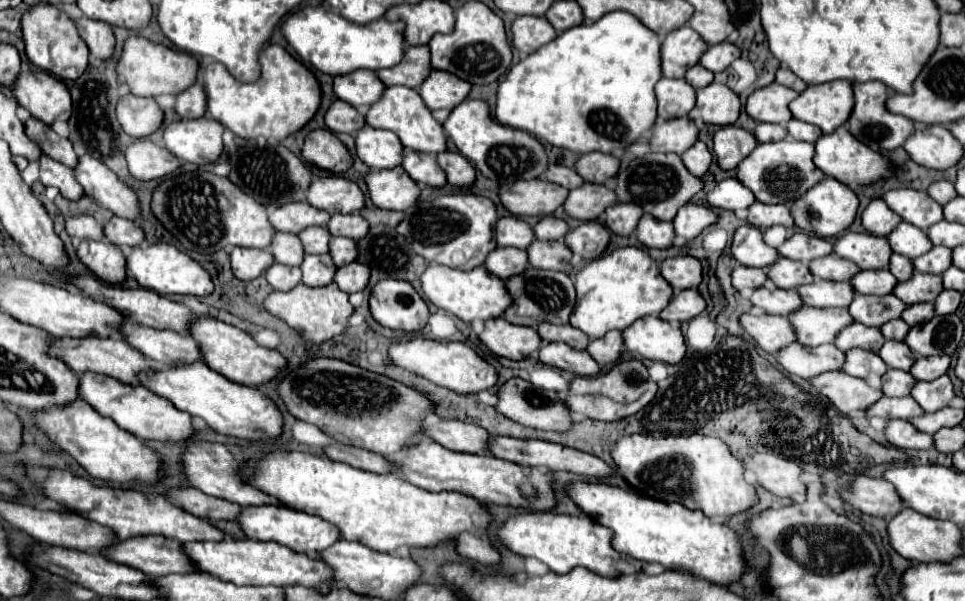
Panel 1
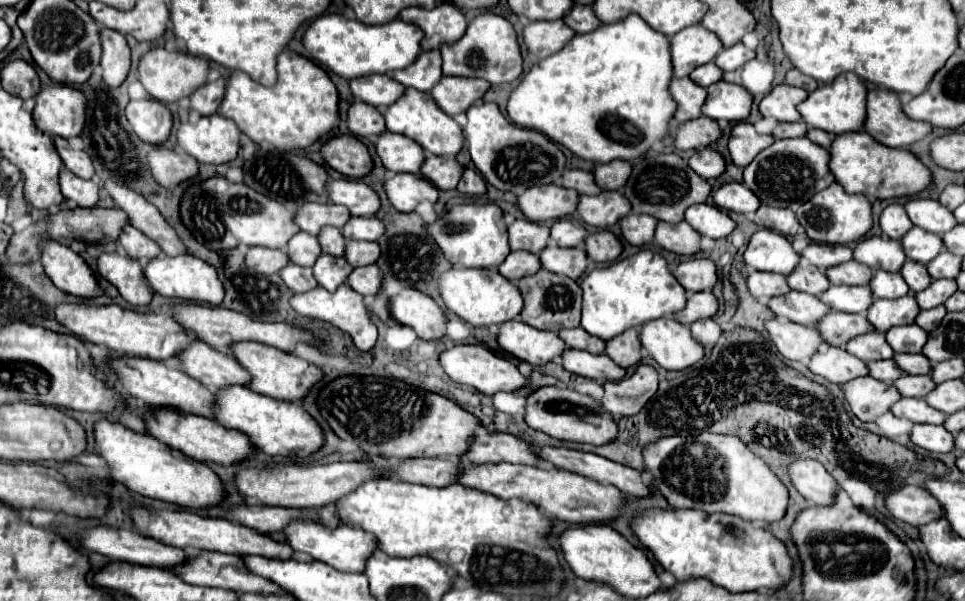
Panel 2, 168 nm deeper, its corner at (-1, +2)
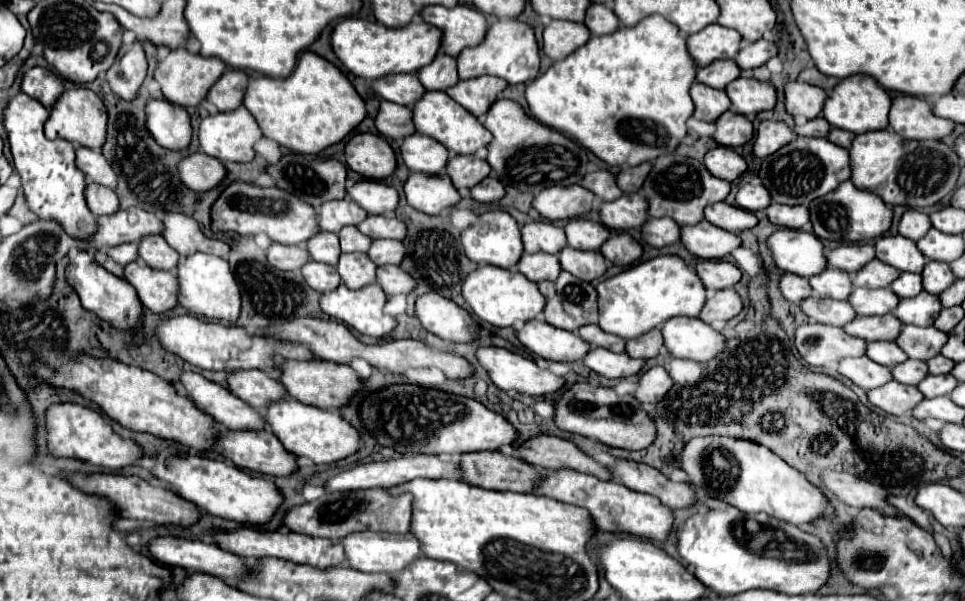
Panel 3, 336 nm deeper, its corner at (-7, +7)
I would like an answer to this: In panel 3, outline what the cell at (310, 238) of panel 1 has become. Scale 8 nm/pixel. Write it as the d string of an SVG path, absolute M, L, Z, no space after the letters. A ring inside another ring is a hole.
M344 227L340 233L340 245L342 245L342 253L354 253L354 251L360 251L360 253L366 253L372 245L372 239L362 235L358 231L358 227Z

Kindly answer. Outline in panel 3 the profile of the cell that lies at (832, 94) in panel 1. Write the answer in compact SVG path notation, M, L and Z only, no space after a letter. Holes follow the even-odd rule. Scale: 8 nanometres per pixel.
M852 75L852 77L842 79L832 89L832 93L828 95L828 99L824 103L822 115L826 117L826 121L832 127L846 129L846 131L852 131L852 133L860 135L860 133L866 133L866 131L886 129L888 127L890 105L892 105L890 95L876 83L876 79L872 79L870 75Z

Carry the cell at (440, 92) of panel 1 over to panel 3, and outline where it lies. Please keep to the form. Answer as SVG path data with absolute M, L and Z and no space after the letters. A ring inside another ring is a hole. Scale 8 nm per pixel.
M474 77L470 81L458 81L450 91L446 91L452 99L456 99L462 107L466 107L472 115L482 117L488 113L492 103L500 97L500 93L508 87L508 81L500 77Z

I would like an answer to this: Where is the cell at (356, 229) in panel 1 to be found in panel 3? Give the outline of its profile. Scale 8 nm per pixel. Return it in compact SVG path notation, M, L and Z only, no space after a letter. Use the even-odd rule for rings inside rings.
M382 215L366 217L358 225L358 229L364 235L368 235L370 239L398 239L398 241L402 241L408 231L404 221L400 221L396 217L382 217Z

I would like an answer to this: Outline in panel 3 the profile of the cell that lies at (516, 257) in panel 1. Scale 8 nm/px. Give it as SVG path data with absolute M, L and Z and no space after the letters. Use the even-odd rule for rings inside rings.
M524 253L520 263L516 265L516 269L520 273L524 273L528 279L532 279L534 283L554 281L554 279L558 279L558 275L562 271L562 267L558 263L558 257L546 255L546 253L538 253L538 255Z

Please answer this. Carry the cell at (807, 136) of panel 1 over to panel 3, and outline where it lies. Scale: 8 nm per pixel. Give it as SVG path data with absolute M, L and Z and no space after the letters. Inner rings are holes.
M832 129L830 135L828 135L828 139L830 139L832 143L844 147L844 149L850 149L850 145L852 145L852 141L854 141L854 133L844 131L844 129Z

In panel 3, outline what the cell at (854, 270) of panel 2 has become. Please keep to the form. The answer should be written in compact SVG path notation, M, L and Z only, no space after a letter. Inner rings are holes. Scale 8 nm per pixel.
M874 259L870 261L866 267L862 267L862 271L854 273L852 279L854 279L854 285L856 287L868 287L868 289L882 289L882 287L888 287L894 279L898 279L902 271Z

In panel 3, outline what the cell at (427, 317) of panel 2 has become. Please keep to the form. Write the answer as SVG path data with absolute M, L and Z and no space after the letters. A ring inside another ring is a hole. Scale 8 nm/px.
M442 295L418 297L416 313L424 329L442 339L468 343L480 337L480 325L470 317L470 313Z

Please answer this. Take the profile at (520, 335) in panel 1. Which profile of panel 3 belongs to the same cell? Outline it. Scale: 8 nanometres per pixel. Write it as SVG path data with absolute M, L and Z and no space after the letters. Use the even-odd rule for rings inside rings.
M534 319L518 331L518 339L532 353L548 361L580 361L592 347L576 333L550 327L550 323Z

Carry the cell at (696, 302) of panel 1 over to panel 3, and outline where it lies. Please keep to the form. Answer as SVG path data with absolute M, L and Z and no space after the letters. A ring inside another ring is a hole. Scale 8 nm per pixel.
M722 289L712 299L706 301L706 305L700 313L700 319L706 323L712 323L716 319L730 321L732 317L740 315L742 307L744 307L744 303L734 289Z

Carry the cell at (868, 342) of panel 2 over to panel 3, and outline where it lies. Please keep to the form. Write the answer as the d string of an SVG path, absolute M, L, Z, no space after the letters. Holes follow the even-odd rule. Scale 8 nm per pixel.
M894 341L892 343L868 343L866 355L872 361L876 361L888 369L892 369L892 367L896 367L908 359L908 355Z

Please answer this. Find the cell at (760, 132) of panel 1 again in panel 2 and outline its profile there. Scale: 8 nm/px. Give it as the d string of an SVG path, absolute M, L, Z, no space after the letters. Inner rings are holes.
M780 122L772 130L772 136L776 136L776 138L798 138L798 136L804 136L806 130L808 130L808 126L804 122Z

